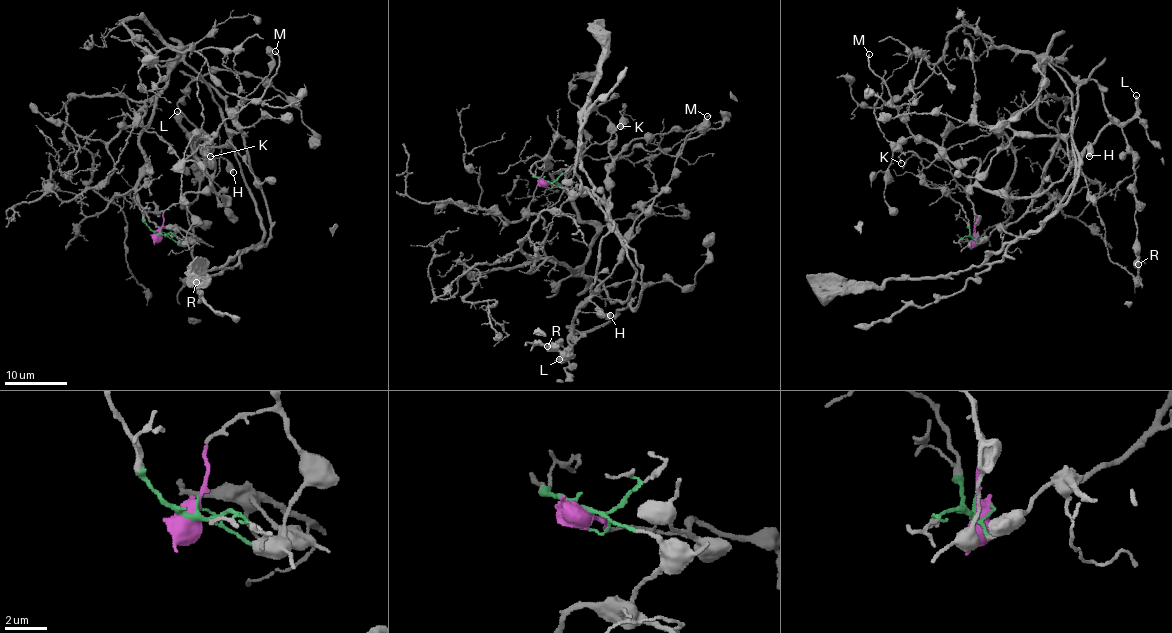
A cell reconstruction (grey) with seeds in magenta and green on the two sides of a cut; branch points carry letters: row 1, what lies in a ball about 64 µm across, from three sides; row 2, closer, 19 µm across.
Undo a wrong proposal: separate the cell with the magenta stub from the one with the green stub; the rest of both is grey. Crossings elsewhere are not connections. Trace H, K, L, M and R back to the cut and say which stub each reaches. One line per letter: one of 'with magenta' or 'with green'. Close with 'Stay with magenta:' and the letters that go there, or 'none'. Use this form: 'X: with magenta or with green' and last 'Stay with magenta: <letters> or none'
H: with magenta
K: with green
L: with magenta
M: with magenta
R: with magenta
Stay with magenta: H, L, M, R

